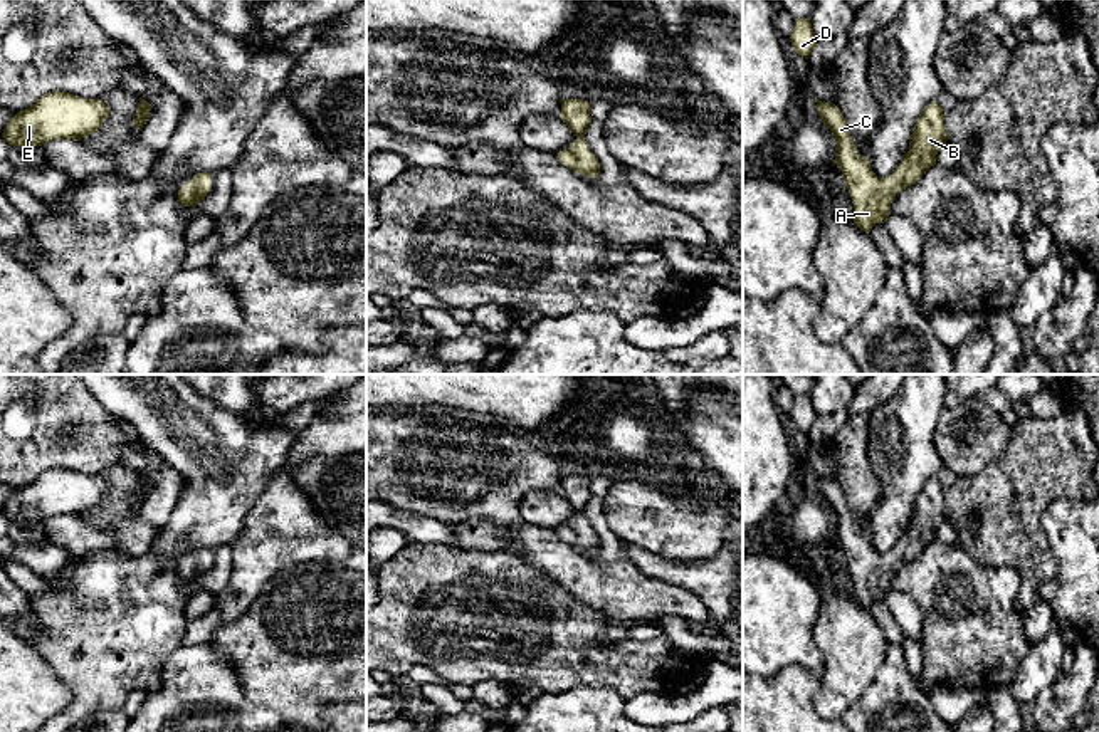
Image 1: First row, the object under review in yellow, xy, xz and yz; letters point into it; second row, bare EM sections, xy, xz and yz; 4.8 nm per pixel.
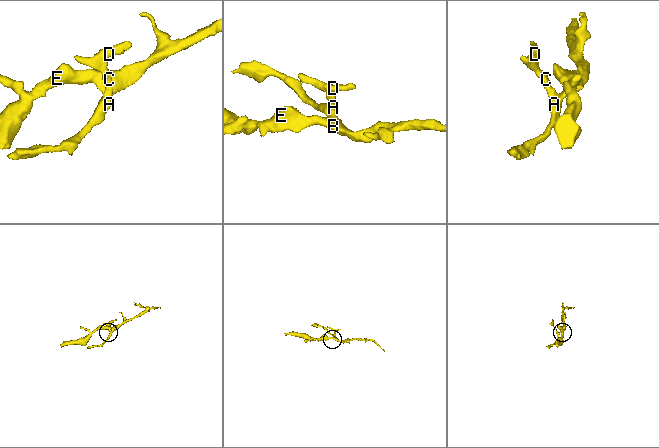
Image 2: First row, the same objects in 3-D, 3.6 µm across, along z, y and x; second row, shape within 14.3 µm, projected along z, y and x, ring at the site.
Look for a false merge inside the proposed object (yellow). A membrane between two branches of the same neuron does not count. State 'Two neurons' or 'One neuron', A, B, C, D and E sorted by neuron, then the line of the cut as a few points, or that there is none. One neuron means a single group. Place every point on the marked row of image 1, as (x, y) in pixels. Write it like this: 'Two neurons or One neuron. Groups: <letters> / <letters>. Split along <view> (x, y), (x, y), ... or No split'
One neuron. Groups: A B C D E. No split

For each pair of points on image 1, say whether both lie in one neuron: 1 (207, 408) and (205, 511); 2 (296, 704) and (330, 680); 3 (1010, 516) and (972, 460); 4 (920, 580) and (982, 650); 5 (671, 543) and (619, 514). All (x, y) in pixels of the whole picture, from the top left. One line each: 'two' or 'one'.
1: one
2: one
3: two
4: one
5: one

